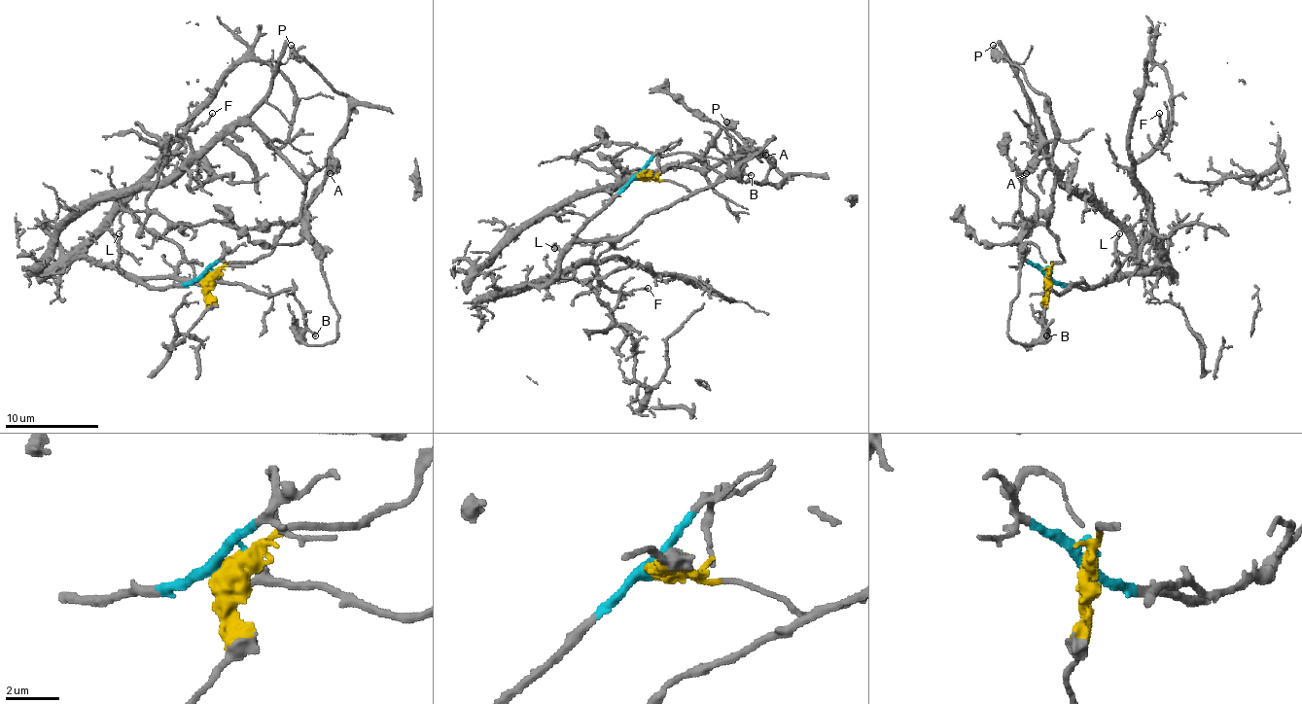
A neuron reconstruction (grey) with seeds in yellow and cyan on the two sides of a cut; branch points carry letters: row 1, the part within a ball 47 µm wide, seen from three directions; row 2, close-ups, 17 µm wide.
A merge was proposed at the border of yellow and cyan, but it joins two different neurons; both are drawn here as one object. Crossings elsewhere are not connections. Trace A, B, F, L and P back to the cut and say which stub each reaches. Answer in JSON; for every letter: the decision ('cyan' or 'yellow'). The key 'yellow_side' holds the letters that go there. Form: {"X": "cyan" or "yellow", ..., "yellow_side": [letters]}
{"A": "yellow", "B": "cyan", "F": "cyan", "L": "cyan", "P": "yellow", "yellow_side": ["A", "P"]}

